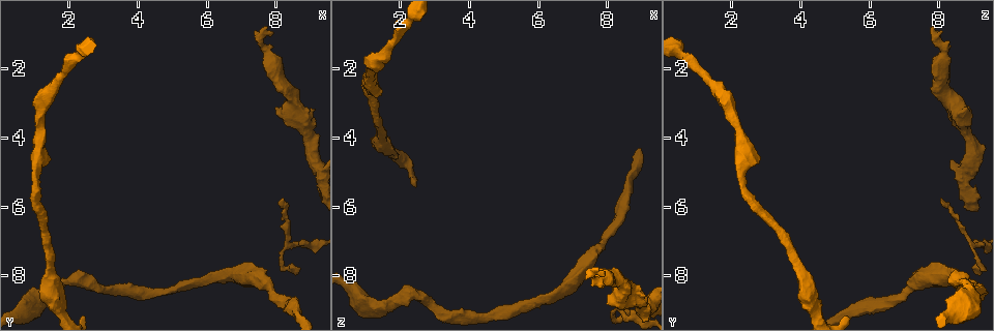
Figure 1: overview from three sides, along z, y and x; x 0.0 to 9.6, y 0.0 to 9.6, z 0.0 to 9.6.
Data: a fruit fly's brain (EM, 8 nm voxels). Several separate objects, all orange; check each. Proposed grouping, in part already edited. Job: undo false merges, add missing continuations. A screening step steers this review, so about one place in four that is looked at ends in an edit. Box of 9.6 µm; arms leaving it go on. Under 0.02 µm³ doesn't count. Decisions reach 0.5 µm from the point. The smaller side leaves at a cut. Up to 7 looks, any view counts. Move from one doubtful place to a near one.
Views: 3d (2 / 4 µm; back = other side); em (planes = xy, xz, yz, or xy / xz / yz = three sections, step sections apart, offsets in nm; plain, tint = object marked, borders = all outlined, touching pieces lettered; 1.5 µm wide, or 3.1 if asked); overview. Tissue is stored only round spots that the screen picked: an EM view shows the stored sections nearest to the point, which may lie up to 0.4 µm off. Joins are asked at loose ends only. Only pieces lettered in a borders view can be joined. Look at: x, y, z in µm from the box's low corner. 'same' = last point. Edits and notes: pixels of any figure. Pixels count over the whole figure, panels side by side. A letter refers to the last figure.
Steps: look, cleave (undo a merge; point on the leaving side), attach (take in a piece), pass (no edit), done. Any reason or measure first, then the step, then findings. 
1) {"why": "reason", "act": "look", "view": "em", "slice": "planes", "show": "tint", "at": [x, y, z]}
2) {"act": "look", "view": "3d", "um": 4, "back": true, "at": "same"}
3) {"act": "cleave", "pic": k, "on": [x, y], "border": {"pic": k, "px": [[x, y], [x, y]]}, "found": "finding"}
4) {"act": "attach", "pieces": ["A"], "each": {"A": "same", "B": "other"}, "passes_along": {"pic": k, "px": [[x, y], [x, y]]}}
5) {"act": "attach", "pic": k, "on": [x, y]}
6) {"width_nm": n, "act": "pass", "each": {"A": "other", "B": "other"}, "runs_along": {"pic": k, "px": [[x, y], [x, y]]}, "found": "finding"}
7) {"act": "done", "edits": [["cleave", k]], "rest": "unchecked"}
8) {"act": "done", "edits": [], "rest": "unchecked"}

{"act": "look", "view": "em", "slice": "xy", "step": 8, "show": "tint", "at": [8.10, 5.80, 8.10]}

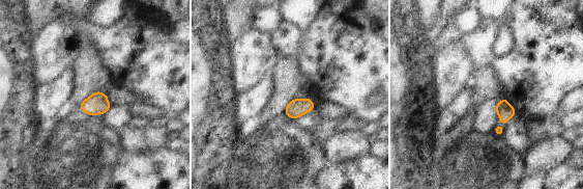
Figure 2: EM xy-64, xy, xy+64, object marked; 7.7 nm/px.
{"act": "look", "view": "em", "slice": "planes", "show": "borders", "at": "same"}

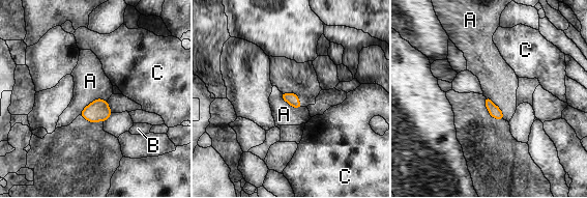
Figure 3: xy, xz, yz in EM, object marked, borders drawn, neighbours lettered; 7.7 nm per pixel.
{"act": "pass", "each": {"A": "other", "B": "other", "C": "other"}, "border": {"pic": 3, "px": [[107, 101], [95, 98], [80, 114]]}, "found": "none of them fits"}

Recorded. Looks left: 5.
{"why": "free end", "act": "look", "view": "3d", "um": 2, "back": true, "at": [7.85, 0.90, 7.95]}

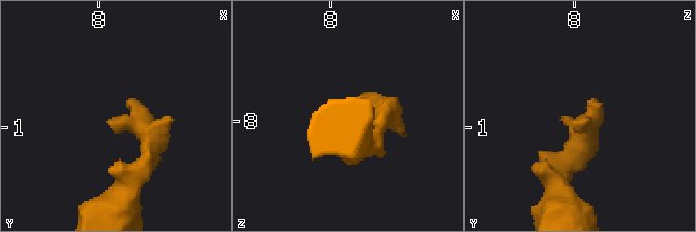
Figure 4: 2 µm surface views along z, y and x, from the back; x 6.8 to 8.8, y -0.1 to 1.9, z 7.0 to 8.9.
{"act": "look", "view": "em", "slice": "planes", "show": "plain", "at": [7.90, 0.96, 8.00]}

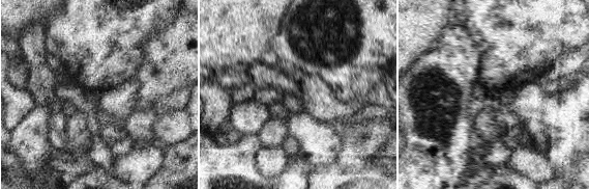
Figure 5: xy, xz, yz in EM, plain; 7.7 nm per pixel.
{"act": "look", "view": "em", "slice": "planes", "show": "borders", "at": "same"}

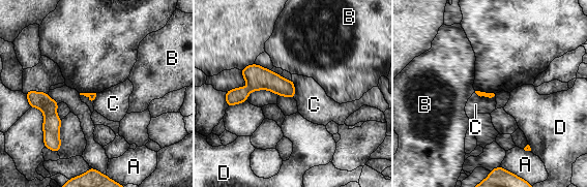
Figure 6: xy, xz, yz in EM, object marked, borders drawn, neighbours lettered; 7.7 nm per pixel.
{"longest_contact_nm": ["C", 170], "act": "pass", "each": {"A": "other", "B": "other", "C": "other", "D": "other"}, "border": {"pic": 6, "px": [[474, 92], [480, 96], [495, 95]]}, "found": "no lettered piece goes on from it"}

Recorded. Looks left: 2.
{"act": "done", "edits": [], "rest": "unchecked"}

